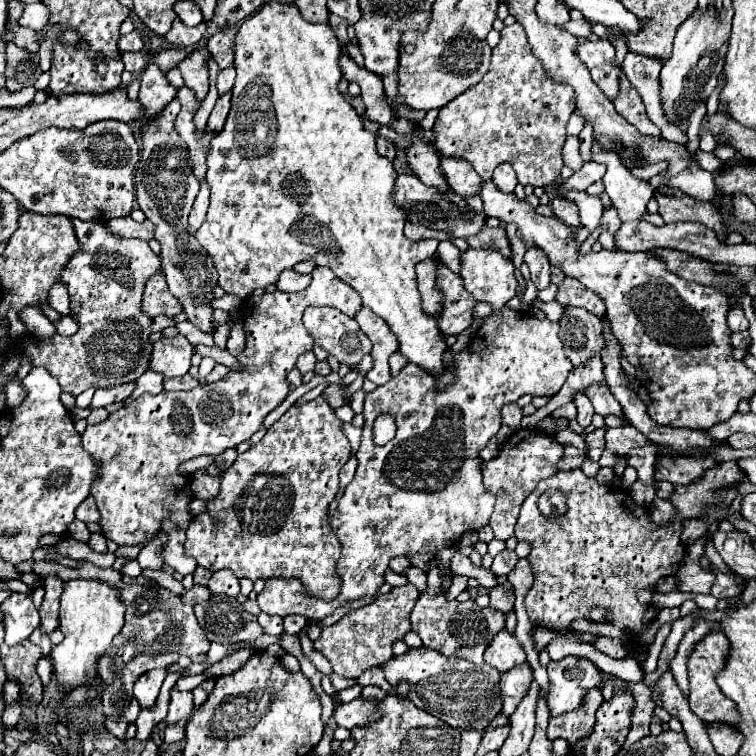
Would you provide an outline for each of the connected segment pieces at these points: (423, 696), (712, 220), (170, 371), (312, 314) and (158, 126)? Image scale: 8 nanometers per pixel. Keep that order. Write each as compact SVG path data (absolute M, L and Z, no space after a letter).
M423 647L423 649L409 649L409 653L401 657L391 657L387 663L381 665L381 669L391 687L397 687L401 681L409 683L409 701L423 711L433 713L437 719L445 721L455 729L485 731L491 719L501 713L499 703L501 673L495 671L495 667L487 667L487 663L483 663L481 667L473 667L473 663L467 663L465 659L447 659L439 651Z
M659 187L655 191L655 199L659 203L659 215L665 223L673 221L699 221L705 227L715 229L721 241L725 241L723 231L727 231L727 225L723 223L721 213L711 205L697 199L687 197L679 189L673 187Z
M177 335L173 339L159 339L153 347L151 355L151 369L169 377L183 377L189 371L193 347L183 337Z
M307 307L303 313L303 325L315 343L349 367L359 365L363 355L371 351L371 341L359 329L355 319L333 307Z
M173 99L163 109L163 115L155 119L155 123L147 123L147 127L143 127L141 123L139 133L143 149L141 149L141 161L137 163L135 169L135 199L145 217L151 223L155 223L155 239L161 245L163 273L167 277L169 291L183 303L183 309L195 327L213 333L211 331L213 309L209 307L209 303L213 299L213 287L217 285L217 271L207 251L197 243L193 235L187 233L187 217L197 197L199 181L195 179L191 169L187 145L181 141L173 125L177 113L179 113L179 99Z

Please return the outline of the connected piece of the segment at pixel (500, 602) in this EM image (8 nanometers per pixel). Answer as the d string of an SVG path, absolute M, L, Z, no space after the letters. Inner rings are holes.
M507 581L503 585L497 585L489 591L489 607L493 611L499 611L499 613L507 613L513 609L513 603L515 603L515 593L513 593L513 585Z

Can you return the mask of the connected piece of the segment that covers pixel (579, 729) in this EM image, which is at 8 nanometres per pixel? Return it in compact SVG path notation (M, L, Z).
M591 689L587 693L585 703L567 713L567 715L559 715L559 717L551 717L549 719L549 729L547 735L549 739L565 739L569 743L575 743L583 737L587 737L593 727L595 727L595 711L599 709L599 705L603 703L603 695L599 689Z

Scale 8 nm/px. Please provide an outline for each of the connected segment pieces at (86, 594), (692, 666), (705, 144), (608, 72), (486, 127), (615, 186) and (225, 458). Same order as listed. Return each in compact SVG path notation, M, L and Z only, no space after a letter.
M69 579L63 583L61 593L61 613L59 629L65 633L65 639L53 647L51 661L57 673L57 679L69 687L81 687L89 679L97 679L97 659L111 647L113 637L123 627L125 607L119 599L119 591L99 579Z
M711 631L707 633L693 649L693 653L687 659L687 671L689 671L689 705L691 711L703 719L703 721L719 721L725 719L729 725L735 725L735 721L739 719L739 713L735 711L735 703L731 703L731 699L727 699L717 683L715 683L715 673L719 673L719 669L725 665L729 653L729 641L721 631Z
M703 129L701 130L699 136L700 136L699 148L702 151L710 152L716 148L718 142L716 141L714 135L710 131Z
M607 39L579 43L575 55L585 63L597 87L605 93L607 99L613 99L619 93L619 73L615 65L615 49Z
M519 23L511 27L503 27L499 35L501 35L501 41L493 49L487 75L475 87L467 89L463 95L455 97L439 111L433 127L435 131L433 145L441 157L455 157L471 163L471 167L481 179L489 179L497 165L511 163L517 173L517 181L521 185L547 187L555 183L563 167L561 149L567 139L567 133L565 133L567 121L575 111L575 91L571 85L559 83L549 77L549 73L543 69L543 65L531 51L525 31Z
M593 139L591 145L591 161L607 165L603 185L621 221L639 221L645 213L647 201L653 197L653 187L649 185L649 181L633 177L621 165L619 155L611 149L605 149L597 139Z
M235 448L228 449L221 455L216 456L214 464L222 468L223 471L226 471L236 460L237 456L238 453Z

